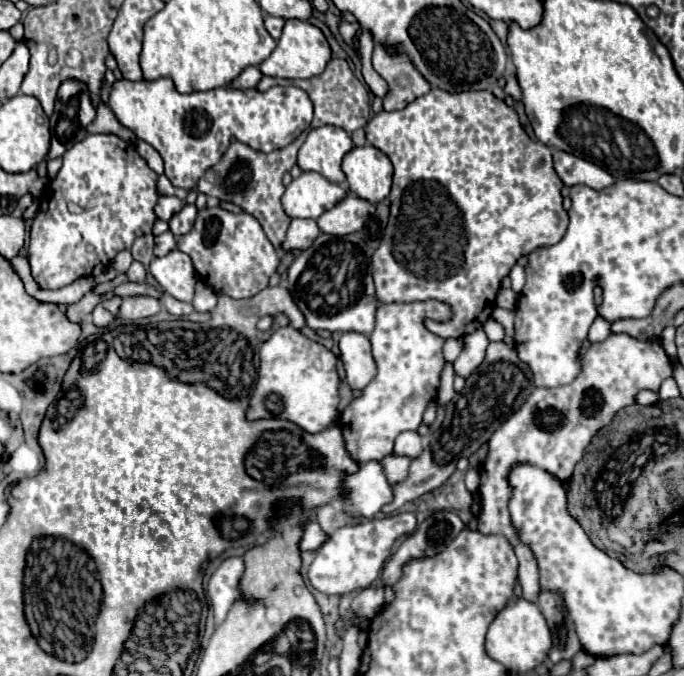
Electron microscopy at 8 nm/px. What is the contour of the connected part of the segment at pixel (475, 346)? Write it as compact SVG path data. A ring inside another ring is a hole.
M475 329L473 333L465 335L463 341L465 341L465 347L463 347L461 355L455 359L453 367L455 367L457 375L469 377L483 363L489 339L487 339L487 335L485 335L483 329Z

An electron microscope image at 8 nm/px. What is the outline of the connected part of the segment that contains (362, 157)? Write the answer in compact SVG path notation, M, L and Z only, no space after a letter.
M365 145L353 147L343 159L347 187L369 203L381 203L391 191L393 165L385 153Z

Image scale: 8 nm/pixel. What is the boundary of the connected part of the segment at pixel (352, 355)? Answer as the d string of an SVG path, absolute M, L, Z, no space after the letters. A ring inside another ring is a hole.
M343 333L339 341L341 359L347 373L347 383L353 391L365 389L377 375L377 363L371 355L369 337L363 333Z

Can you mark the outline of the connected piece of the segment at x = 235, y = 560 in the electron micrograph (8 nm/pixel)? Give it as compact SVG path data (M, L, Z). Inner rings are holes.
M229 557L225 559L219 569L211 575L207 595L213 605L215 623L221 625L233 605L239 597L239 579L243 575L243 559L241 557Z

